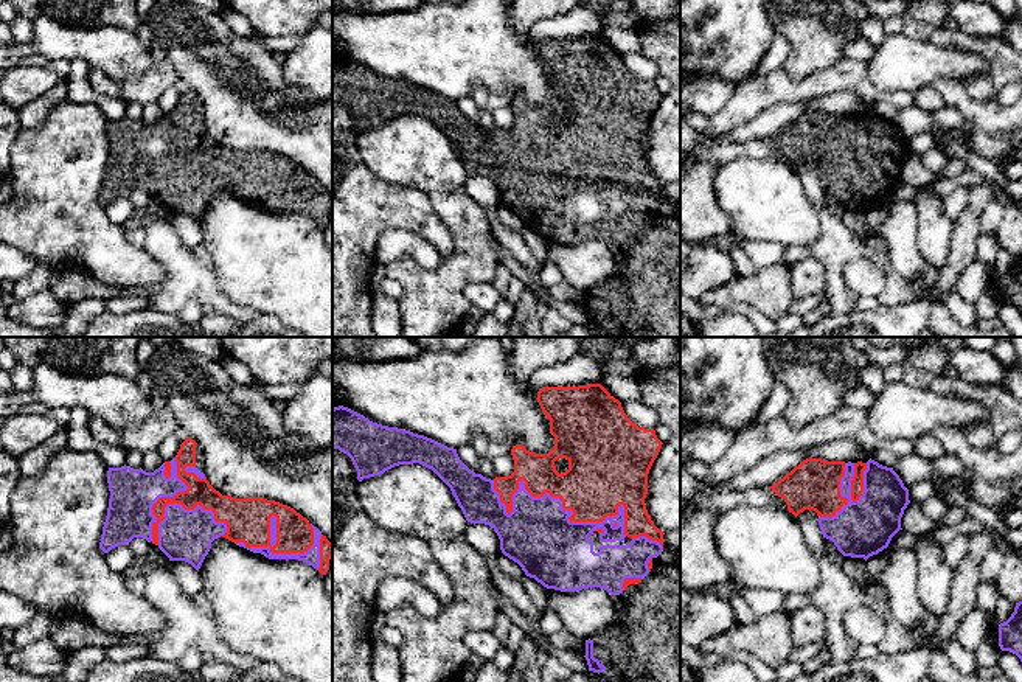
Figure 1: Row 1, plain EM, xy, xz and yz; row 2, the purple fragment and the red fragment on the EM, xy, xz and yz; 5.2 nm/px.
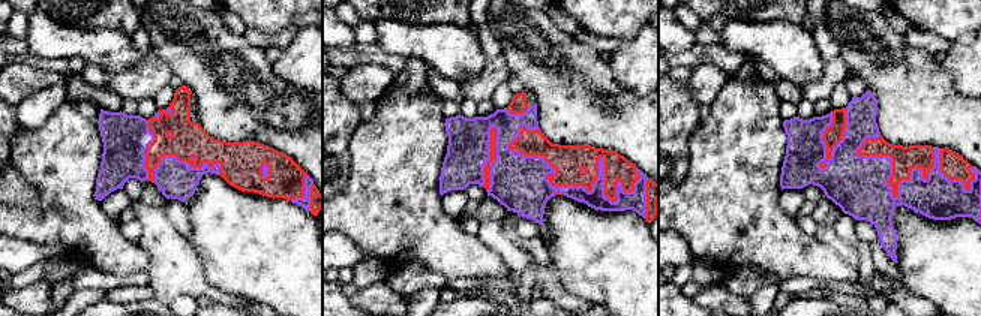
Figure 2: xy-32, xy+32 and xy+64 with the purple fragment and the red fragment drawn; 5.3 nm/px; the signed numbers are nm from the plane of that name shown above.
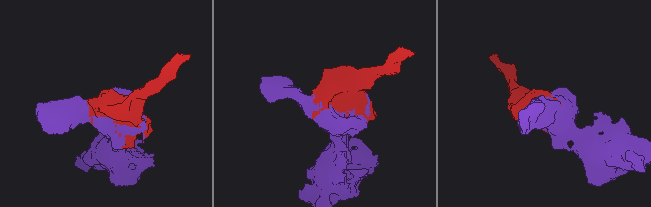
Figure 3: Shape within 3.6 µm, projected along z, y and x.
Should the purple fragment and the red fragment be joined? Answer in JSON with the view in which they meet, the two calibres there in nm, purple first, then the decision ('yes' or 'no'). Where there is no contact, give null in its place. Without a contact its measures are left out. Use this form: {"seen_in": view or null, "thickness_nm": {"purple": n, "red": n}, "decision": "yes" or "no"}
{"seen_in": "xz", "thickness_nm": {"purple": 360, "red": 360}, "decision": "yes"}

